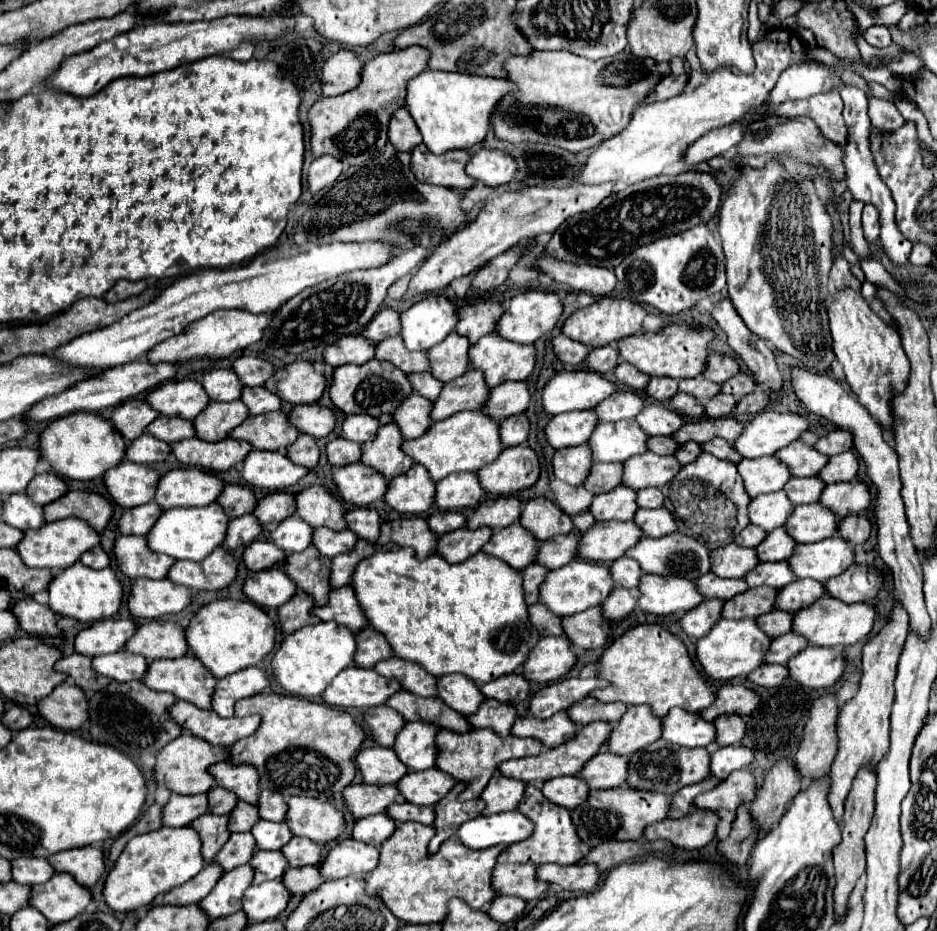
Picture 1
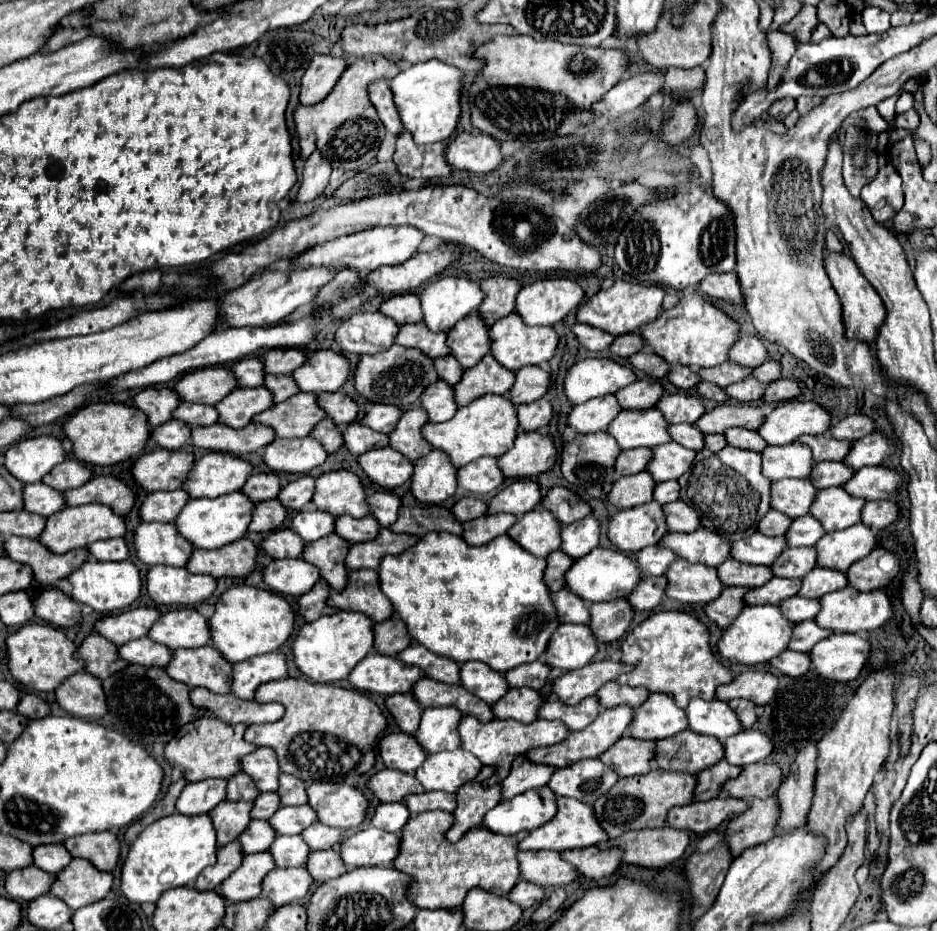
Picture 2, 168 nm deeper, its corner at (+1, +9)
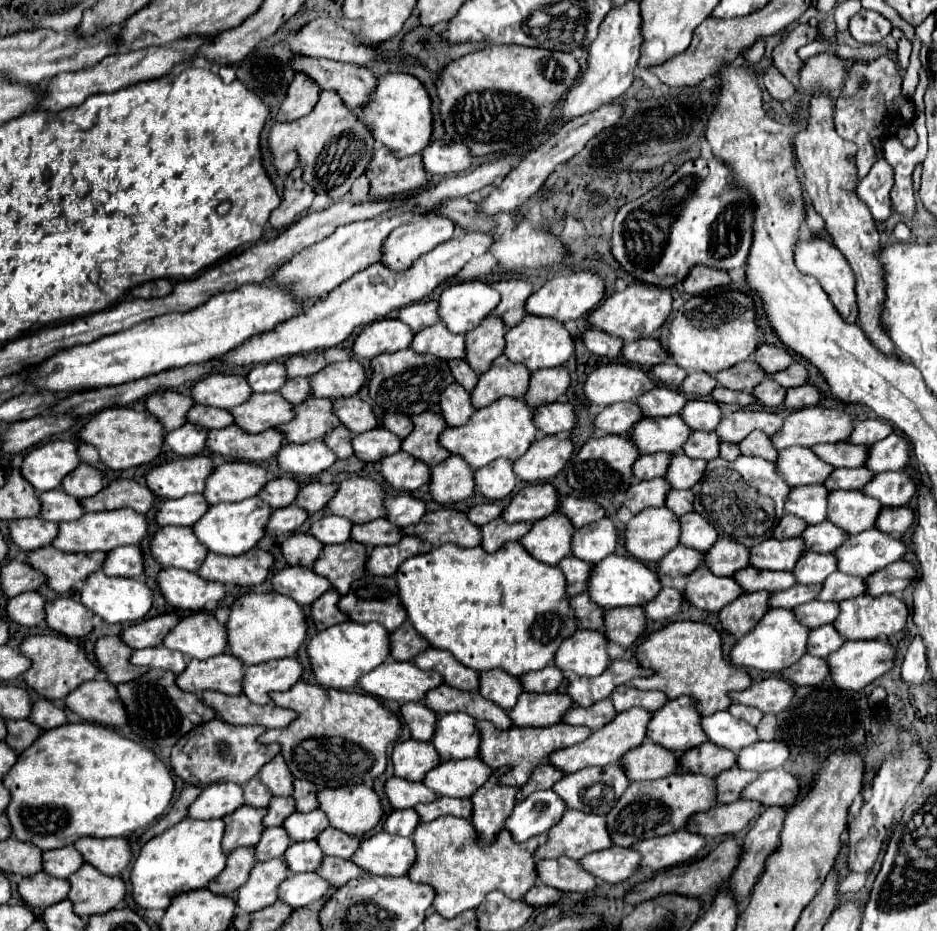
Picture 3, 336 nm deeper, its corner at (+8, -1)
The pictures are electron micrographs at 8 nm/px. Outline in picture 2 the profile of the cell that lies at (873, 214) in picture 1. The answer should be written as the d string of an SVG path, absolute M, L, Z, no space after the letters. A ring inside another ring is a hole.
M885 156L879 158L877 176L861 188L861 200L869 206L877 222L891 220L901 210L903 206L901 176Z

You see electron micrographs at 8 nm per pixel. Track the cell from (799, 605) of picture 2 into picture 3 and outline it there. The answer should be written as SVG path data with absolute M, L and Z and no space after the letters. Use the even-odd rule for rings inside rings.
M806 602L798 608L794 608L794 616L798 616L798 622L808 628L818 628L824 624L832 624L838 616L838 602Z

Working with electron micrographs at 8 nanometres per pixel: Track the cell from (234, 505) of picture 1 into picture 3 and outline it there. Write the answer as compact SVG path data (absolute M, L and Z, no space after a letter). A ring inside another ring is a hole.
M274 478L270 480L262 492L258 492L258 498L264 498L264 502L270 508L284 508L294 502L294 496L298 494L300 484L292 478Z

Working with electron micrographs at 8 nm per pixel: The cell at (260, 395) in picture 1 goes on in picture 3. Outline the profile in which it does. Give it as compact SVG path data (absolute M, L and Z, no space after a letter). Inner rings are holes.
M294 378L294 380L288 380L284 384L282 390L278 390L284 398L288 398L292 404L300 404L306 396L308 396L308 390L310 390L310 384L308 384L308 378Z

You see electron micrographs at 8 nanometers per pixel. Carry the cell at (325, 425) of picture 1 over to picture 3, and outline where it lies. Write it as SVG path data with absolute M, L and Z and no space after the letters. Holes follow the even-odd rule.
M358 396L334 400L332 410L342 422L342 426L346 426L354 436L376 428L376 418L372 414L372 408L366 402L362 402Z

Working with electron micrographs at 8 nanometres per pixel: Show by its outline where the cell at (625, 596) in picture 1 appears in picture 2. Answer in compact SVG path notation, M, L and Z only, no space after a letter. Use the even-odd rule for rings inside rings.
M645 576L641 580L641 588L633 592L633 596L627 596L627 600L633 604L635 610L653 610L661 604L667 590L667 578L665 576Z

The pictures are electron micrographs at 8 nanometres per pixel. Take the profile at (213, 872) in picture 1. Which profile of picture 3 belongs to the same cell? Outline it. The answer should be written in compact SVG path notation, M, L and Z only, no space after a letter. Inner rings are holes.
M242 846L238 850L232 850L226 860L226 870L222 870L222 874L218 874L214 882L210 882L208 890L214 894L232 894L234 890L238 890L238 886L242 886L248 880L254 862L254 848Z

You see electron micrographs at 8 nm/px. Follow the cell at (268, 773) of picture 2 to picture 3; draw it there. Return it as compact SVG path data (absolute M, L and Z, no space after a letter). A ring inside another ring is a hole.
M280 754L274 756L266 766L262 766L262 772L258 772L256 776L272 792L272 796L290 796L292 794L292 776Z

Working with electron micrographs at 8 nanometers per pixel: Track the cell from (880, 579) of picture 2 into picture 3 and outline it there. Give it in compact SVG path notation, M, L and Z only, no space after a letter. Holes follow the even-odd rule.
M898 560L898 562L892 562L890 566L870 574L864 580L864 586L866 586L866 594L880 596L880 594L902 592L912 580L914 580L912 564L908 564L904 560Z

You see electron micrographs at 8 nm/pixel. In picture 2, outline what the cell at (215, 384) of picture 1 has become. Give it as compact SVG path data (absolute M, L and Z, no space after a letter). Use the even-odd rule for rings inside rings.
M251 356L251 358L239 360L237 364L233 364L231 370L235 372L239 386L263 386L263 378L265 378L263 360Z

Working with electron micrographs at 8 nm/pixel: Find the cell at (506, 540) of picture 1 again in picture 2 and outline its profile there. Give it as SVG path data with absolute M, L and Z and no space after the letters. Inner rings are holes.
M537 508L521 516L507 534L533 556L547 558L561 546L561 528L563 524L549 510Z

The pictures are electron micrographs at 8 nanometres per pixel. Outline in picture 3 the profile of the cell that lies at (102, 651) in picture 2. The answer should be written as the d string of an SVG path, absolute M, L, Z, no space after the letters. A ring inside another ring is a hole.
M104 636L94 644L94 656L98 668L106 674L106 680L114 686L122 682L130 682L148 670L142 666L132 666L128 662L130 654L132 648L122 644L118 636Z

